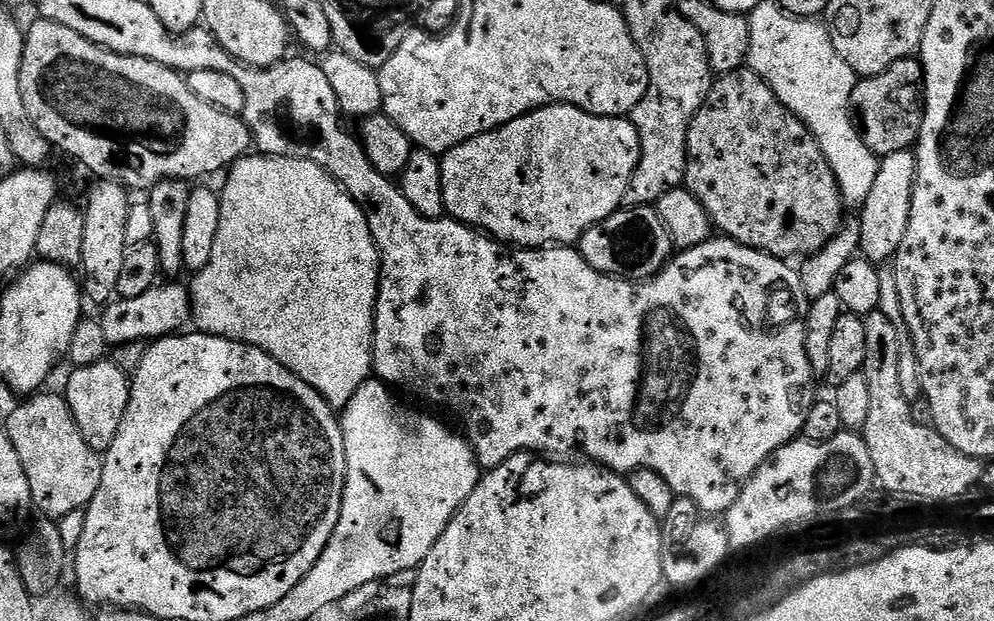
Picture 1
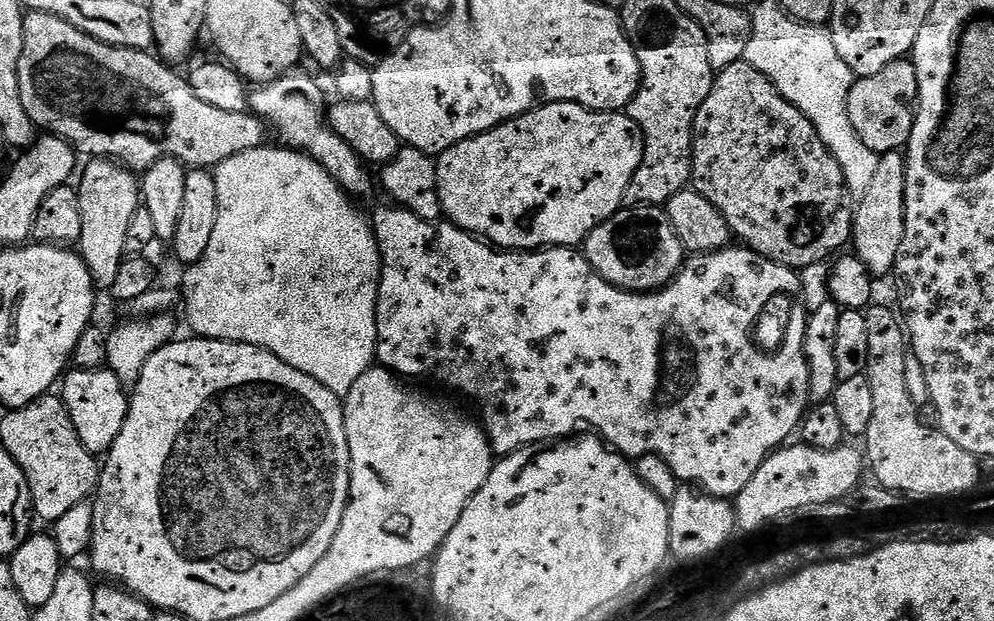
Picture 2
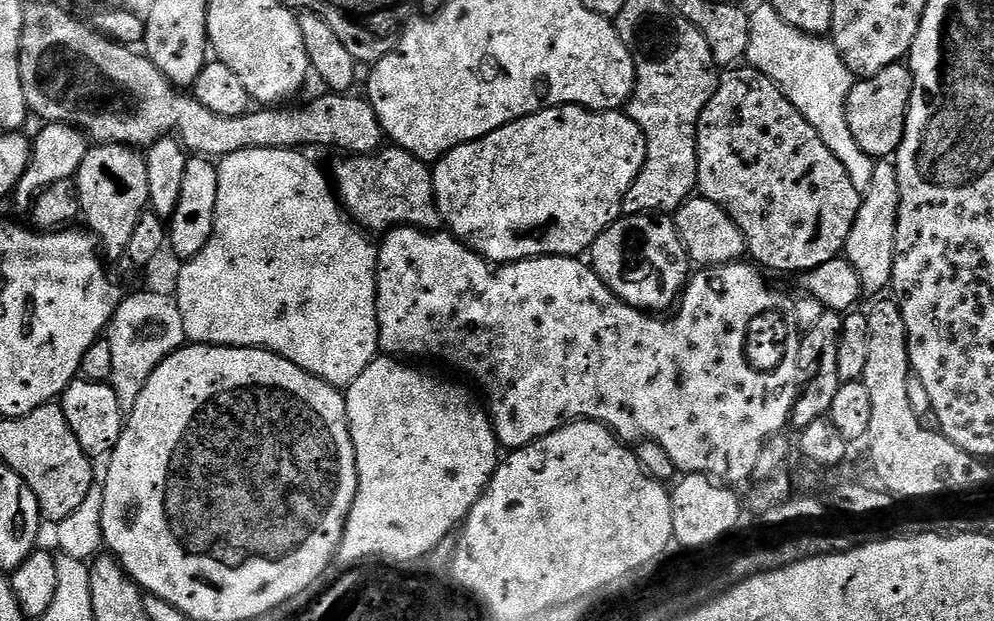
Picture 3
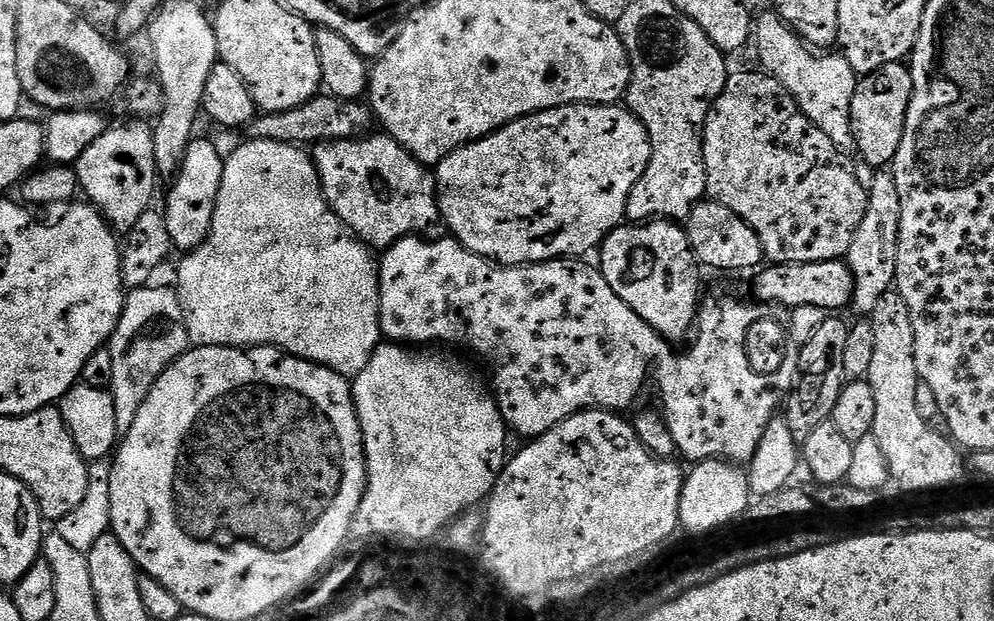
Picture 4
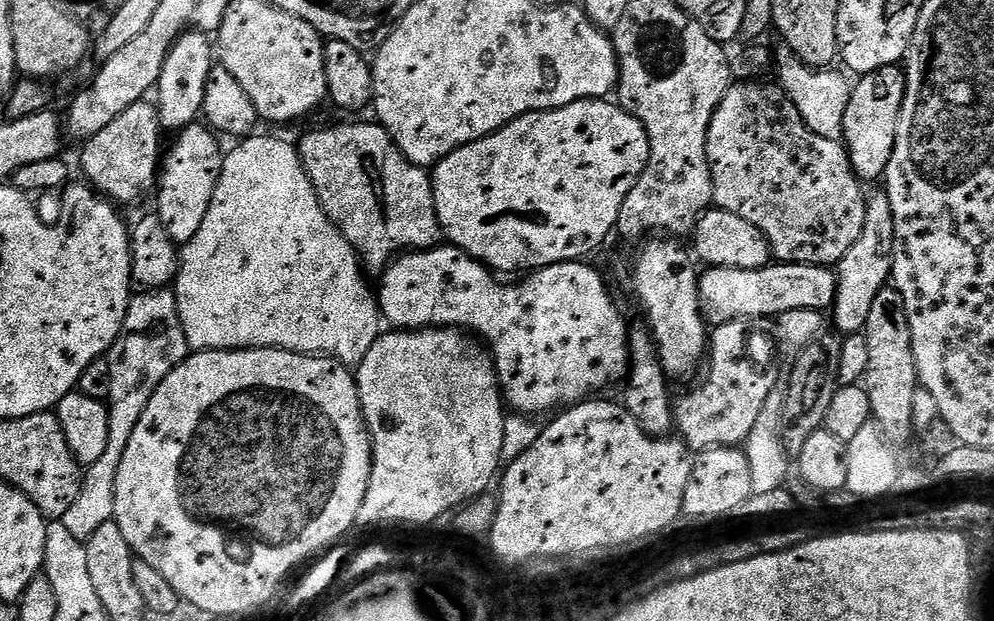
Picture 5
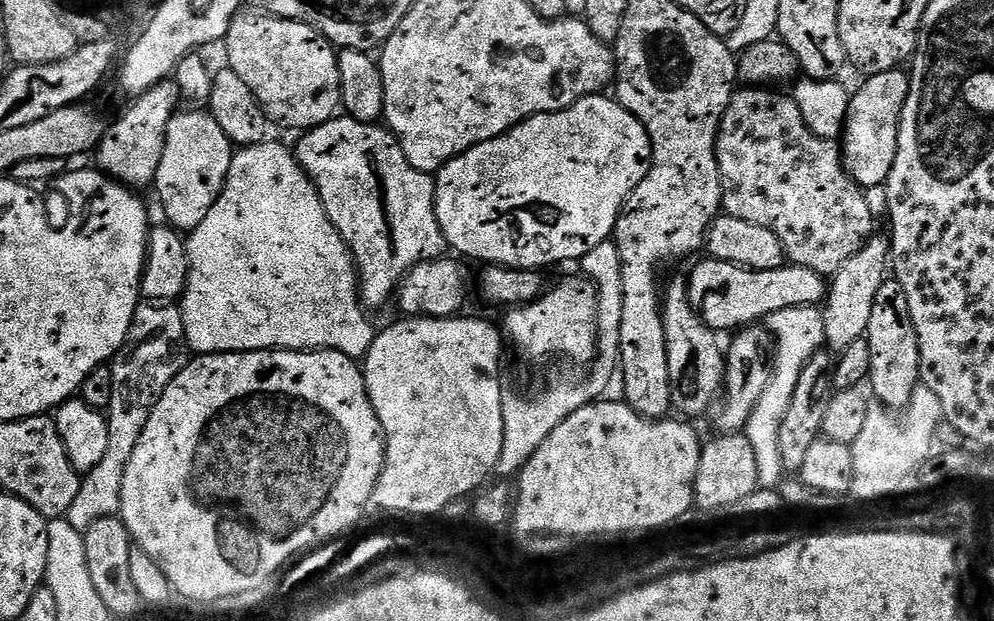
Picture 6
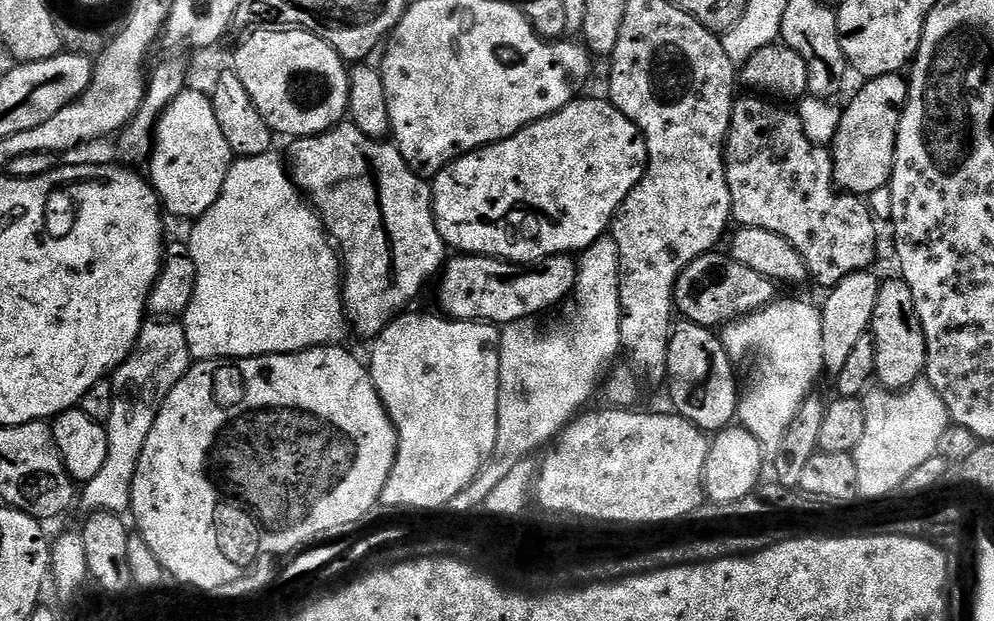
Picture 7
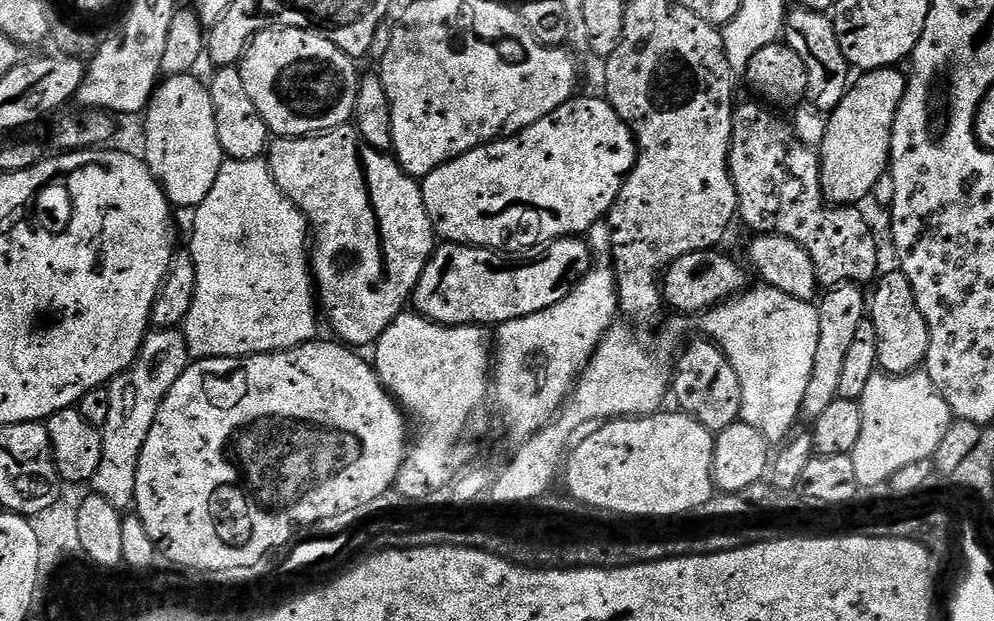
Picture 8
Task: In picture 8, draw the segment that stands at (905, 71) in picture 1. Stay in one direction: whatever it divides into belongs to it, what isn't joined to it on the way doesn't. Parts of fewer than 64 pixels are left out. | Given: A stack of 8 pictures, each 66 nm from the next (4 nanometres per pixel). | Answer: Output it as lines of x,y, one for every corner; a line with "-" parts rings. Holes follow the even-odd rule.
893,66
891,68
874,68
865,71
863,74
855,77
854,83
849,87
847,94
842,98
842,102
838,102
838,106
827,117
828,126
826,128
826,134
822,138
822,142
818,146
820,153
820,169
822,170
822,190
824,191
824,198
829,204
833,206
856,206
864,200
876,187
880,184
880,179
885,179
886,173
890,168
890,161
892,158
892,131
894,130
894,122
896,121
896,115
900,109
900,103
904,100
904,96
908,93
908,82
905,73
900,73
899,67

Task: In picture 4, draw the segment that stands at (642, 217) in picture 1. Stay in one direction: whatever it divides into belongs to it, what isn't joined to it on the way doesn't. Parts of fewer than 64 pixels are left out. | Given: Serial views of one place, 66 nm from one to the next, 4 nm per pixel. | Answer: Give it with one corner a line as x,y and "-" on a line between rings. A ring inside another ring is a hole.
650,220
647,222
628,222
615,228
598,249
600,273
606,278
610,290
642,318
667,342
687,341
693,331
698,305
702,299
700,292
701,265
688,244
688,233
679,223
670,220

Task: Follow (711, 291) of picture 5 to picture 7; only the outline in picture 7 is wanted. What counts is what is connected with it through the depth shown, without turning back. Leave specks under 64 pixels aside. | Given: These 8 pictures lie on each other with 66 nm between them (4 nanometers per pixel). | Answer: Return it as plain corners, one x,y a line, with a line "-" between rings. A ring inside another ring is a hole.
713,250
694,258
682,270
676,283
676,312
683,313
691,323
716,330
773,303
778,293
772,283
771,275
750,270
750,266
738,262
731,254
723,256
720,250

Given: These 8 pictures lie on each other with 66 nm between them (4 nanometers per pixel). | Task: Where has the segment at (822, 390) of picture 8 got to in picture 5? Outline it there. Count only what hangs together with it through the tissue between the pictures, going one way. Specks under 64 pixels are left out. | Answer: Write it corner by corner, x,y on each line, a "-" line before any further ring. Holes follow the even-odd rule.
877,190
867,197
868,209
862,234
850,250
840,259
836,277
836,300
832,303
830,315
836,319
835,331
840,334
860,334
870,318
870,306
874,298
889,283
892,275
892,251
894,250
894,214
890,210
888,193

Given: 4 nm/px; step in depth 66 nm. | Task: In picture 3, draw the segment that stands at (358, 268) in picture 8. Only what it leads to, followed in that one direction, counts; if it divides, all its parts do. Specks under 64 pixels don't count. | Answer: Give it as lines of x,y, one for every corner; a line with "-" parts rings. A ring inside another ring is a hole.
385,146
371,156
349,155
336,168
334,188
351,219
365,229
373,228
377,234
401,226
425,230
437,227
432,168
417,156
411,156
405,148

